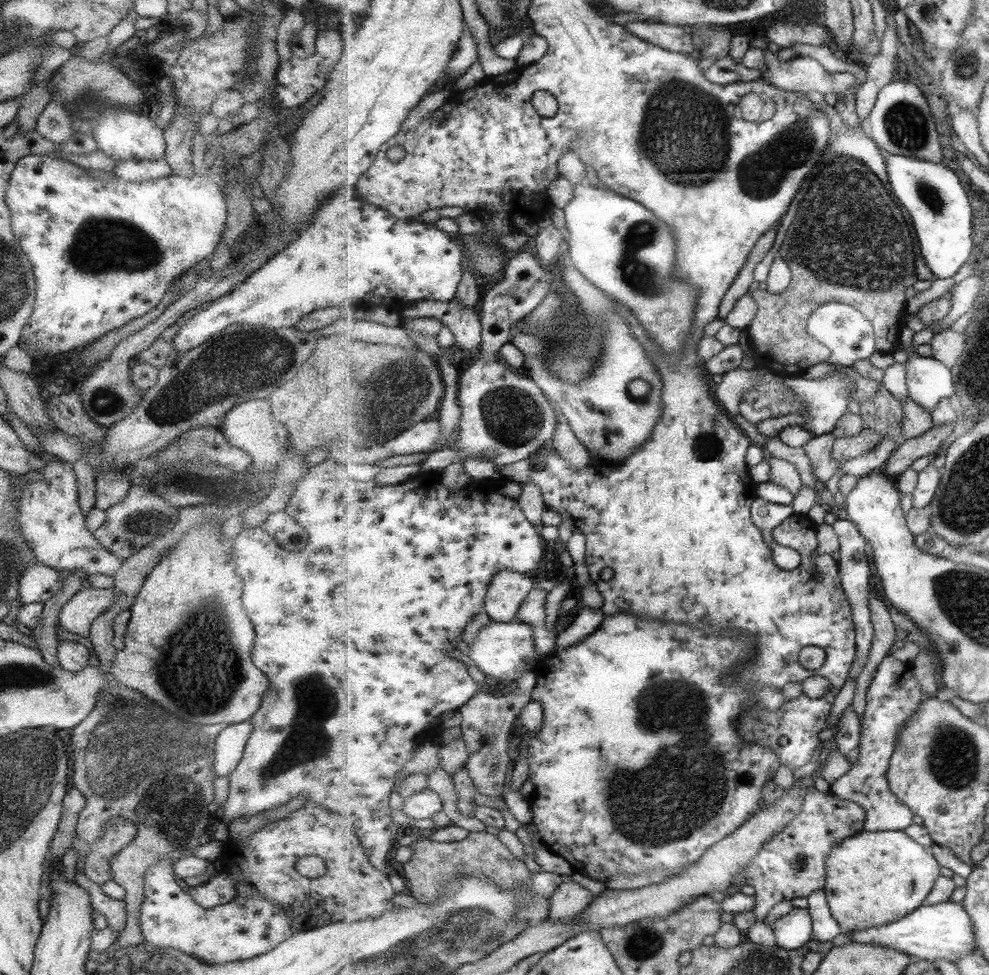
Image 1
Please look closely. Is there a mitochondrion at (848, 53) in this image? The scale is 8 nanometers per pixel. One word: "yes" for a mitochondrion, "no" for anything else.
no

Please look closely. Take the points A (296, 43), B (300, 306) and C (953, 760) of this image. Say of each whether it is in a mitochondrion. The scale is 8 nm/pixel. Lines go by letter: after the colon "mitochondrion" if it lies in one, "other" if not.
A: other
B: other
C: mitochondrion

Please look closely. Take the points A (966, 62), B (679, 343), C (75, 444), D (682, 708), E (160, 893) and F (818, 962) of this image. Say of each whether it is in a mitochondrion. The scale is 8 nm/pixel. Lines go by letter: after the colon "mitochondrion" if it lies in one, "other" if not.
A: mitochondrion
B: other
C: other
D: mitochondrion
E: other
F: other

